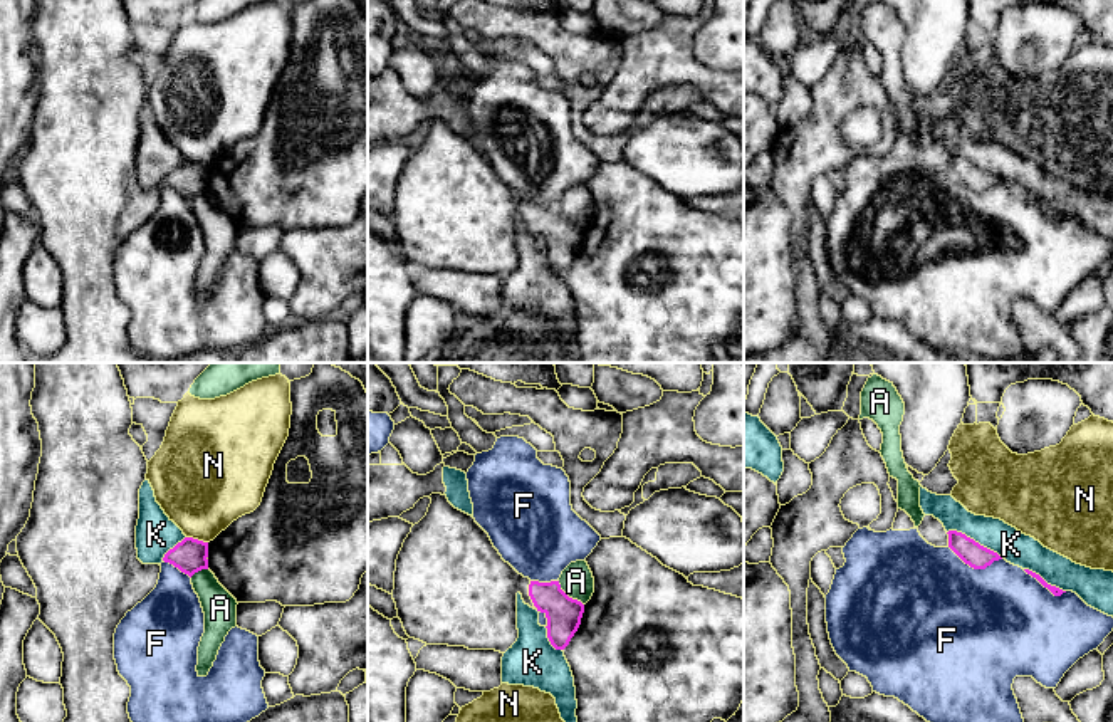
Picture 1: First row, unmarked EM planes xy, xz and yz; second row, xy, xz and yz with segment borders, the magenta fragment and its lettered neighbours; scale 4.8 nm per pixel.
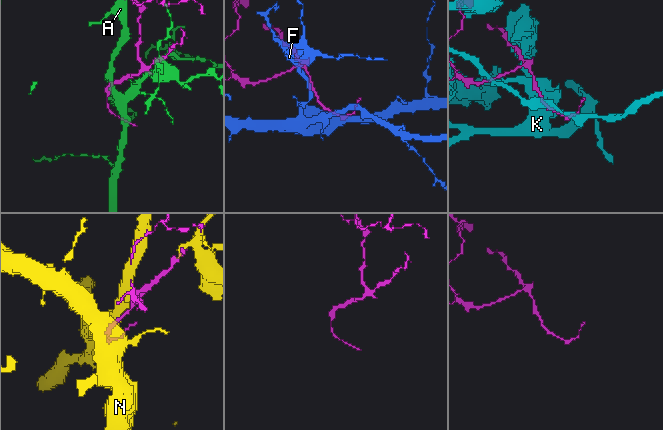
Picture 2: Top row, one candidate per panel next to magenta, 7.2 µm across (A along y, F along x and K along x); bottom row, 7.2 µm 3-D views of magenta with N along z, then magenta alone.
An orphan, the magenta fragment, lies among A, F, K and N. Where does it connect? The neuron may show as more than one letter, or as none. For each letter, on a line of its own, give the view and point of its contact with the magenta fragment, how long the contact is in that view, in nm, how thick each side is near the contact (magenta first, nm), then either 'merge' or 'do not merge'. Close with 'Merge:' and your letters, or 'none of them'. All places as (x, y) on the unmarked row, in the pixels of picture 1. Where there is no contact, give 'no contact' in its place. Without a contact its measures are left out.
A: meets magenta in xz at (568, 220); contact 170 nm long; 170 nm thick on the magenta side, 160 nm on the other; do not merge
F: meets magenta in yz at (974, 192); contact 280 nm long; 120 nm thick on the magenta side, 500 nm on the other; do not merge
K: meets magenta in yz at (974, 165); contact 300 nm long; 120 nm thick on the magenta side, 160 nm on the other; do not merge
N: meets magenta in xy at (197, 163); contact 110 nm long; 160 nm thick on the magenta side, 440 nm on the other; do not merge
Merge: none of them

